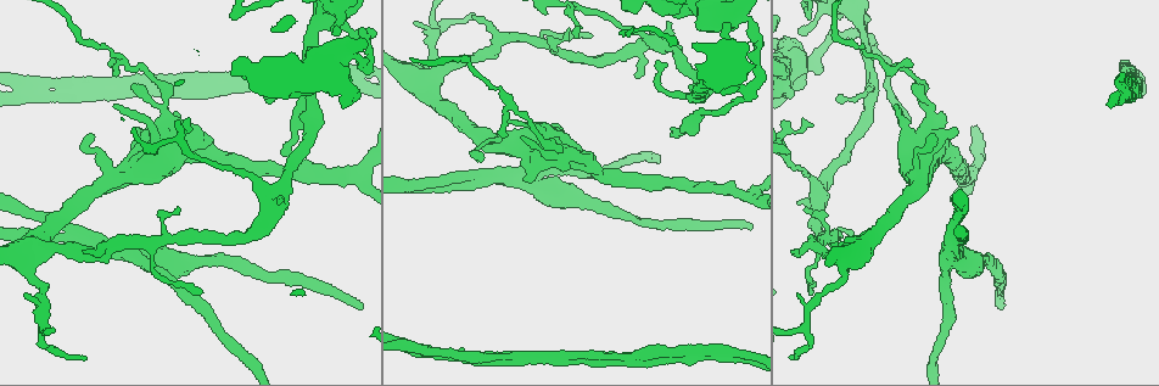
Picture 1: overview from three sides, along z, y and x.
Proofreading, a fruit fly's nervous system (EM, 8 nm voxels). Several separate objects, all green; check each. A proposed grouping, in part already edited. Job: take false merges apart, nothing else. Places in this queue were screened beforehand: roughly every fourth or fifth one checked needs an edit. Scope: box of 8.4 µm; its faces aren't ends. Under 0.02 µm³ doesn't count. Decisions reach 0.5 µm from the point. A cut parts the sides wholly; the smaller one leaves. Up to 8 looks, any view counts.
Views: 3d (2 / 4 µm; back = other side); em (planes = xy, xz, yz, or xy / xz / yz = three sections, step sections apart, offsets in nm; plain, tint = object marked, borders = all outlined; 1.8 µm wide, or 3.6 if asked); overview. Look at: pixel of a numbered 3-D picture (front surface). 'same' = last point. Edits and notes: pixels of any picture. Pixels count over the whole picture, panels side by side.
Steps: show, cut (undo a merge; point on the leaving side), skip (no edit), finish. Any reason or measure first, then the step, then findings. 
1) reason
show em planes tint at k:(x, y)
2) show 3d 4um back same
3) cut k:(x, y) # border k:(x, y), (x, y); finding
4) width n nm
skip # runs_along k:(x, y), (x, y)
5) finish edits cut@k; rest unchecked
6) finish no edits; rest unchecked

side arm on a straight run
show 3d 4um back at 1:(95, 242)

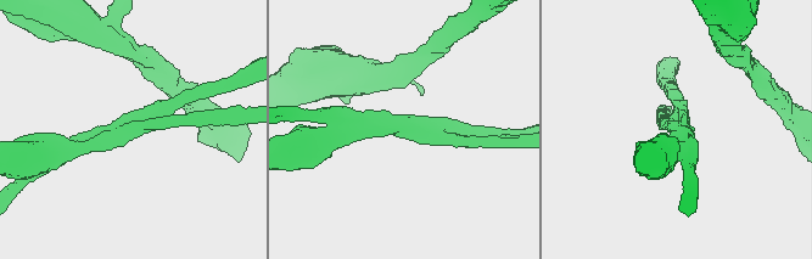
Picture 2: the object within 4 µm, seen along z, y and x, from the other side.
arms 3; arm_widths 200, 220, 220 nm; shape alone is not enough
show em planes tint at 2:(680, 126)

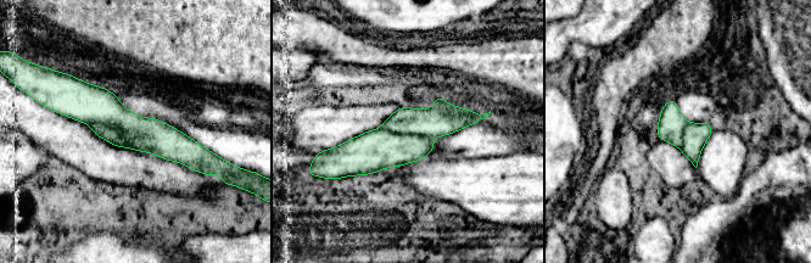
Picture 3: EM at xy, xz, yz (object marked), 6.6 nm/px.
width 200 nm
cut 3:(94, 105) # border 3:(89, 123), (111, 123), (155, 154); a second neuron is stuck on

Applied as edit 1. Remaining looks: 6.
show overview

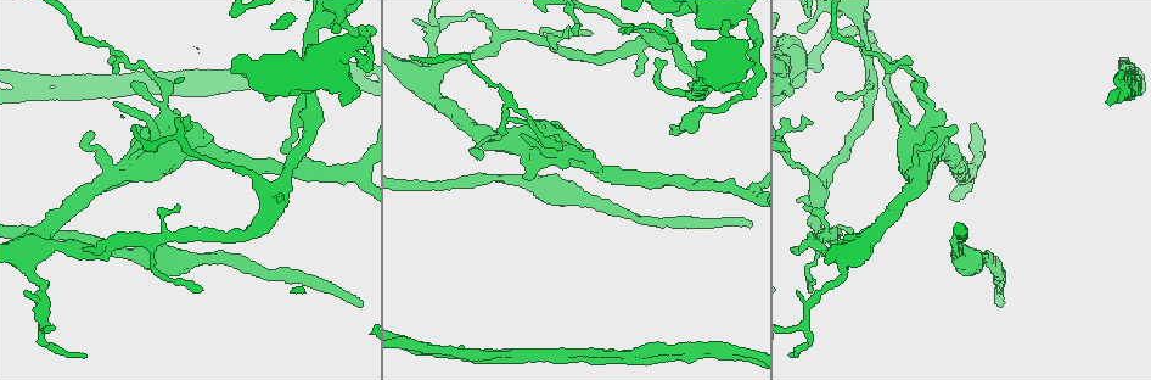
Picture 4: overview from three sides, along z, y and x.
branch point
show em planes tint at 4:(283, 179)

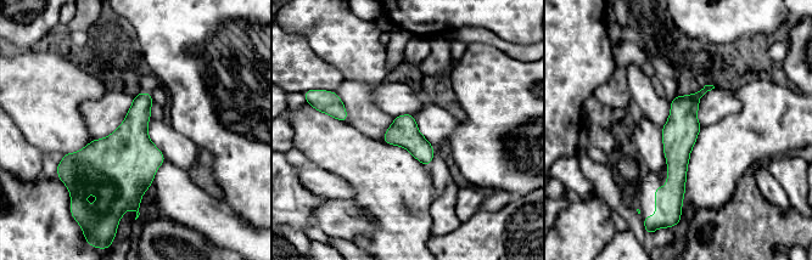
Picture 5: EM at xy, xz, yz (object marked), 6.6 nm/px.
width 180 nm
skip # runs_along 5:(707, 88), (683, 109), (675, 205); continuous, no second neuron

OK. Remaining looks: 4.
thick turns thin
show 3d 4um at 4:(353, 54)

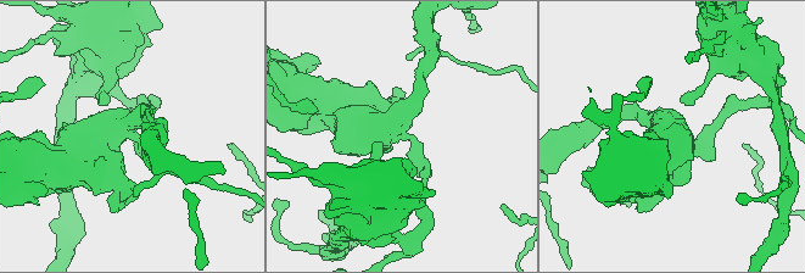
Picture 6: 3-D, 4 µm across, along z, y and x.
now the EM
show em 3.6um planes tint at 6:(130, 134)

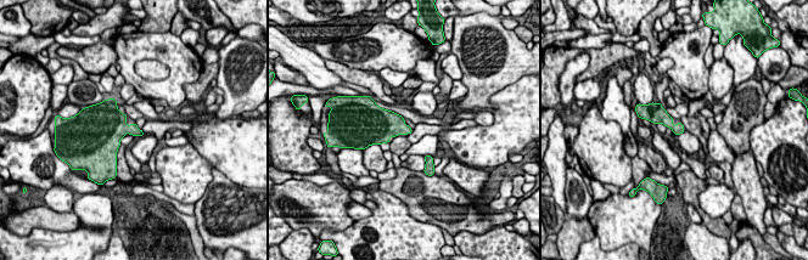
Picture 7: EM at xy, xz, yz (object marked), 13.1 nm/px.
skip # continuous, no second neuron

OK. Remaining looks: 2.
thin arm on a thick one
show em planes tint at 4:(335, 16)

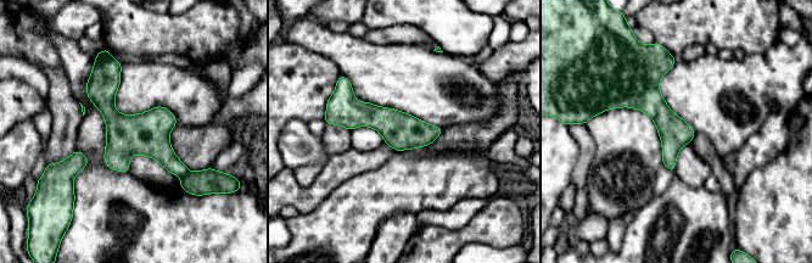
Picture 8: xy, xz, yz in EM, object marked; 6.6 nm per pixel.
cut 8:(206, 182) # border 8:(188, 171), (182, 175); two neurons meet here

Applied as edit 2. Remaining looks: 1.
finish edits cut@3, cut@8; rest unchecked

